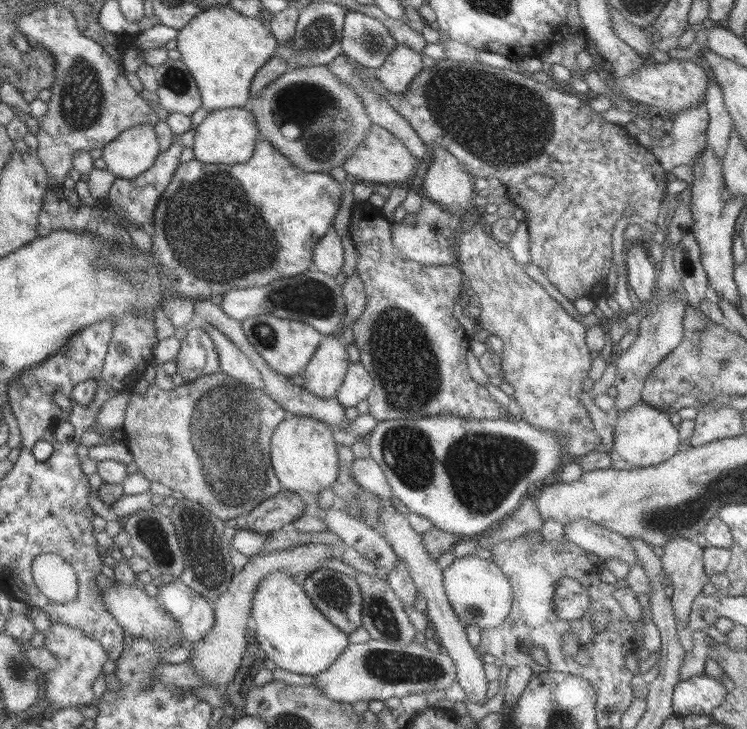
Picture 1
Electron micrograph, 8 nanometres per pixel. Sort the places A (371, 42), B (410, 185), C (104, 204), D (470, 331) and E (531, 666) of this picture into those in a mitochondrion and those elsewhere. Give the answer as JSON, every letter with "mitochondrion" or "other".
{"A":"mitochondrion","B":"other","C":"other","D":"other","E":"other"}

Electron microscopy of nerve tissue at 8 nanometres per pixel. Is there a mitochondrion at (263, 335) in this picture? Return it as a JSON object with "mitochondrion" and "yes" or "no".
{"mitochondrion":"yes"}

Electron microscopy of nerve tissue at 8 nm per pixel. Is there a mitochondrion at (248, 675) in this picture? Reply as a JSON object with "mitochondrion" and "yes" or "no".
{"mitochondrion":"no"}

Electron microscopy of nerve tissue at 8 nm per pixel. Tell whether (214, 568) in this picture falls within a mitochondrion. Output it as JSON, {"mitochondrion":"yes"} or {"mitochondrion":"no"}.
{"mitochondrion":"yes"}

